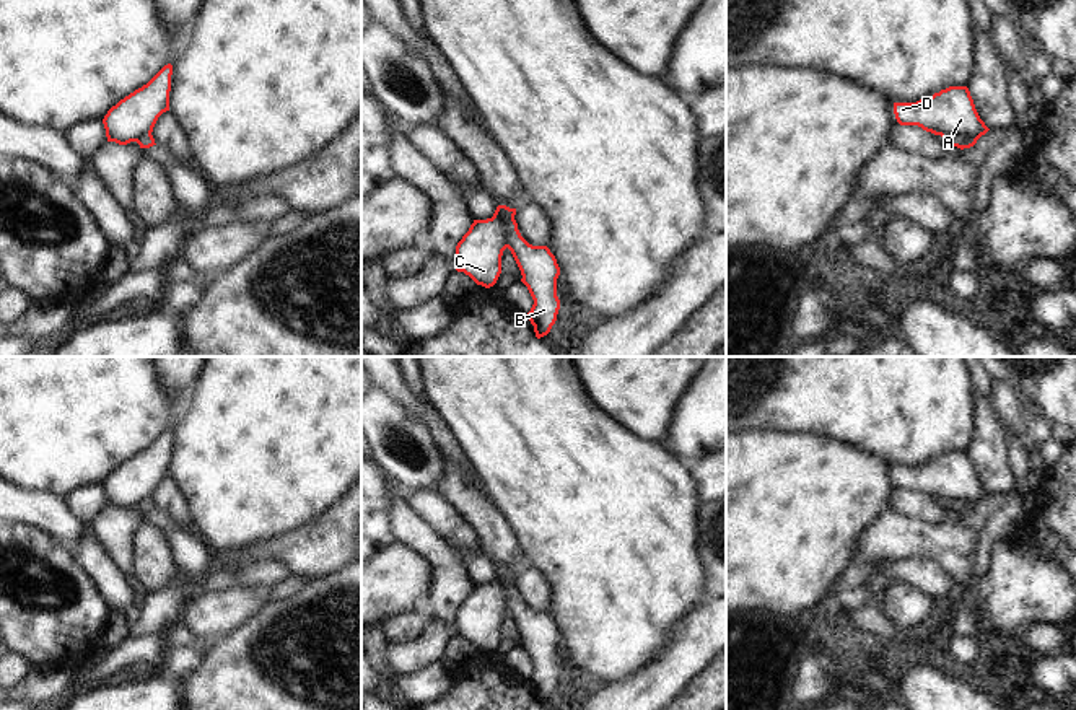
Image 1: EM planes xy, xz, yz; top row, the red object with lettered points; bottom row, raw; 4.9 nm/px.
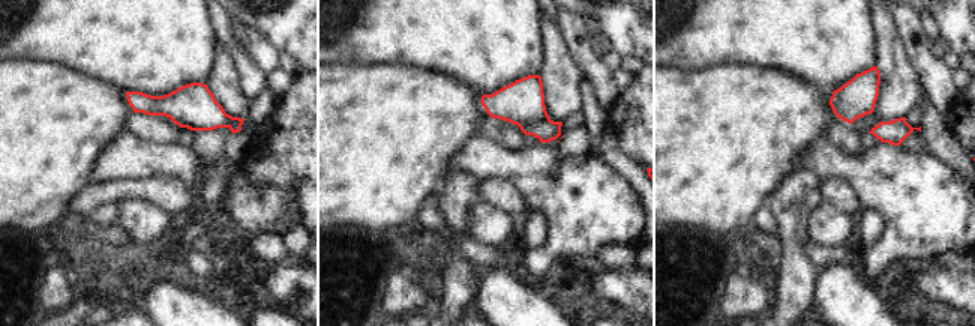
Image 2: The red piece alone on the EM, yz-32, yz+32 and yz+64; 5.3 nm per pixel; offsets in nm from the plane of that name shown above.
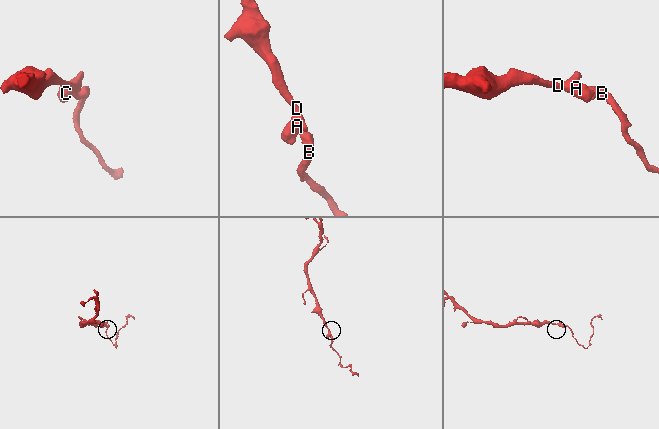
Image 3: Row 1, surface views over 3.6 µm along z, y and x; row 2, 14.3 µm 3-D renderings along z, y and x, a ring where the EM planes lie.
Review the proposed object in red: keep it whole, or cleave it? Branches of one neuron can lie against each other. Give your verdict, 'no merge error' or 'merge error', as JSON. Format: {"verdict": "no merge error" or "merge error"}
{"verdict": "merge error"}

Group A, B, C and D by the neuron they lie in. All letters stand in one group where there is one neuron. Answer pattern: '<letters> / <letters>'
A C D / B

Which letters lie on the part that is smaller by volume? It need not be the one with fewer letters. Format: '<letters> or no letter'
B

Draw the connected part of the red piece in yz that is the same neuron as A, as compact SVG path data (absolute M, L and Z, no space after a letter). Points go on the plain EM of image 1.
M949 451L916 467L894 467L894 479L900 490L918 490L943 503L982 502L990 495L967 451Z

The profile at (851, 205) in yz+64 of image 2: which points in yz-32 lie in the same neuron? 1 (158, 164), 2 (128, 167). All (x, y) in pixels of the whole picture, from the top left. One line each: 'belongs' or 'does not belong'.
1: does not belong
2: does not belong

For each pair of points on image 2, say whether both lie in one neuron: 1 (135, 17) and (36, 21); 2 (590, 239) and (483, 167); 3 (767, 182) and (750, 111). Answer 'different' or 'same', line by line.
1: same
2: same
3: same

